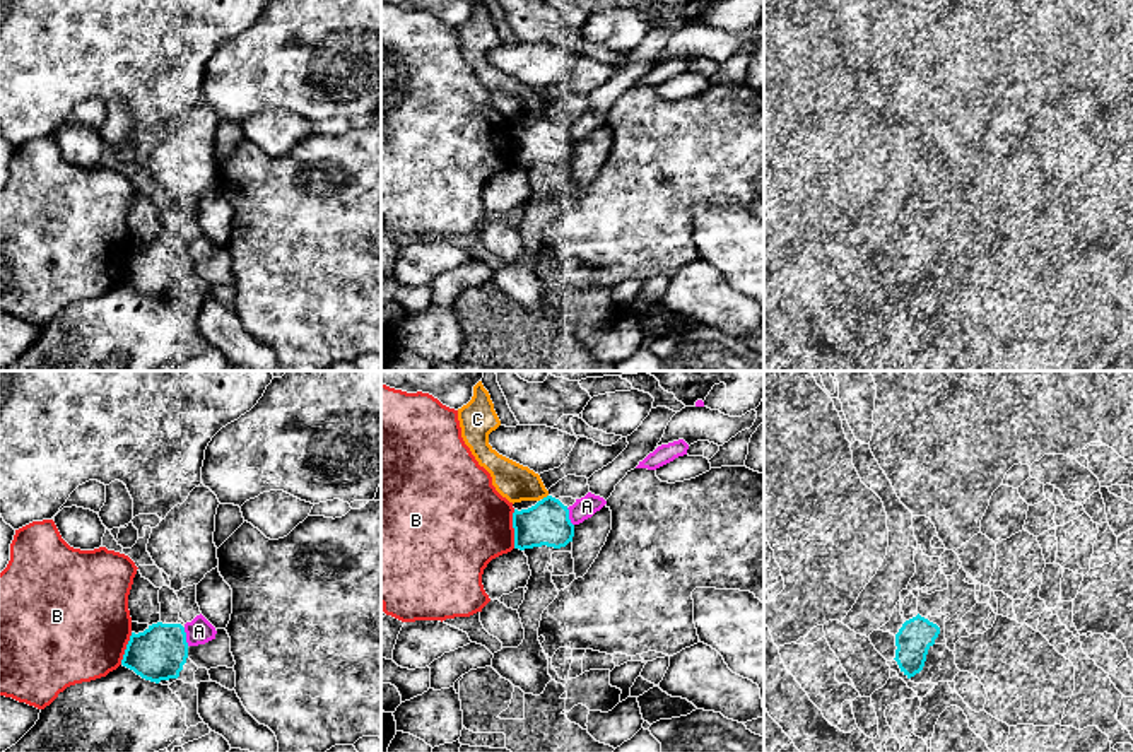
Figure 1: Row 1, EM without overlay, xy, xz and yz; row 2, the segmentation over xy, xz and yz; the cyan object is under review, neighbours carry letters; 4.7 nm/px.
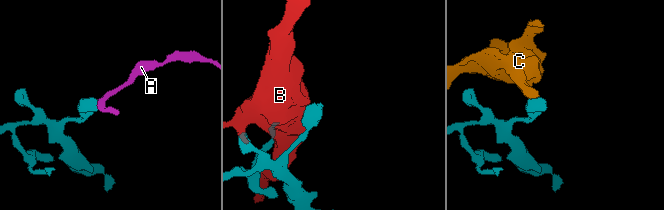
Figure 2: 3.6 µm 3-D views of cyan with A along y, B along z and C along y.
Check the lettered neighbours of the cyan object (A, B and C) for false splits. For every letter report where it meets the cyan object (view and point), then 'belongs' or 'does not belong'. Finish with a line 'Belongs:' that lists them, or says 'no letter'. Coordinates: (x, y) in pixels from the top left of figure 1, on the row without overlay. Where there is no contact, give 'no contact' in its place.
A: xy (185, 253) | does not belong
B: xz (513, 144) | does not belong
C: xz (544, 115) | does not belong
Belongs: no letter

